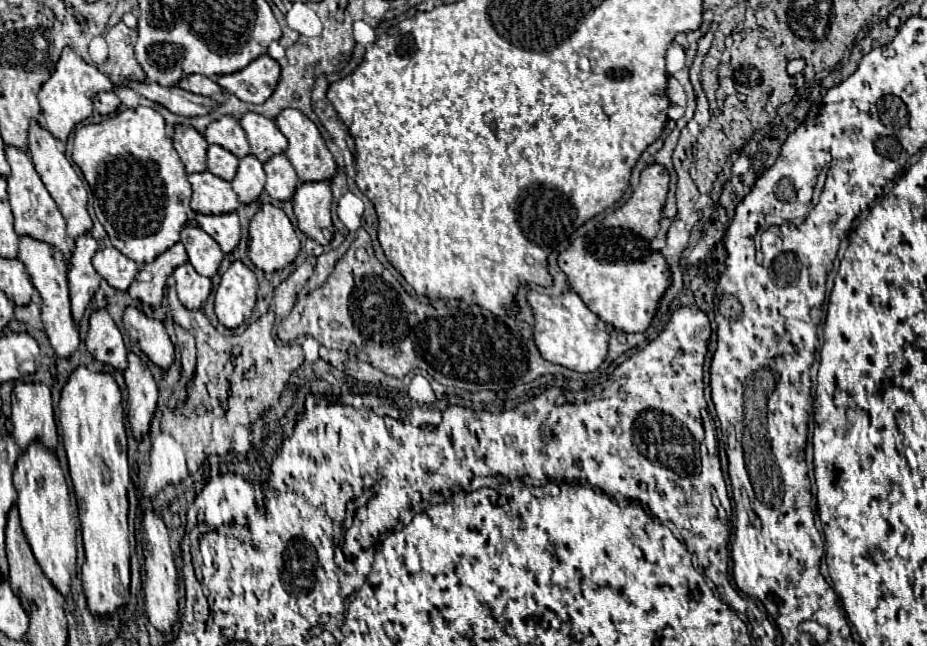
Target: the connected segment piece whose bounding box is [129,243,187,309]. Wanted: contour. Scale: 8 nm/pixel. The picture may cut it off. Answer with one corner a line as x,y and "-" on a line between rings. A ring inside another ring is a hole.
175,243
171,249
161,253
153,263
141,265
139,271
129,287
129,295
139,299
143,305
157,309
163,299
163,289
167,277
179,267
187,263
187,253
183,243

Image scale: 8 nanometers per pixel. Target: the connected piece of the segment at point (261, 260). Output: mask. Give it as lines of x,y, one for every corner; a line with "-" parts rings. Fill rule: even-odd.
271,203
263,205
255,213
255,217
249,225
249,259
251,259
251,263
257,269
261,269
263,273
275,273
275,271
285,269
289,263
293,263
297,253
299,253
299,239
293,231
289,217
277,205
271,205

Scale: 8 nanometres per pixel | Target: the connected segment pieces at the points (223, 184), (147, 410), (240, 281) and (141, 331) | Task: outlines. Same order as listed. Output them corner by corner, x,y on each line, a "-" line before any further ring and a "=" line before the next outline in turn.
209,171
195,173
187,177
193,195
191,195
191,211
201,213
201,215
223,215
223,213
233,213
239,207
237,195
231,189
231,183
219,179
217,175
211,175
=
129,353
129,367
125,371
127,383
127,419
135,439
143,439
149,433
149,425
157,407
157,383
153,381
147,365
=
233,261
215,293
215,315
219,323
227,329
243,325
255,307
255,291
255,273
241,261
=
129,307
123,315
123,325
125,325
127,333
135,331
139,349
151,359
153,365
161,367
163,371
171,369
171,365
175,361
175,353
173,353
173,343
167,335
163,323
145,317
135,307

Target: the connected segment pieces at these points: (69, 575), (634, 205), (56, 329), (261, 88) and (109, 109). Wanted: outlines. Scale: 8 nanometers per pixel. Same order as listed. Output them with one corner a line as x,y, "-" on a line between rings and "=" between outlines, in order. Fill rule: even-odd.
39,441
31,443
27,453
23,453
17,459
13,483
19,493
17,509
21,515
21,527
29,541
29,547
45,577
55,585
55,589
63,597
67,597
72,578
77,574
75,540
79,522
71,506
67,481
55,453
45,449
=
653,163
641,173
639,187
631,195
631,199
609,213
603,219
605,227
621,227
635,231
645,239
653,239
659,231
661,211
669,193
669,173
665,167
=
29,237
19,239
19,261
25,265
33,287
41,295
41,317
45,325
45,333
49,337
49,343
57,357
69,359
77,347
79,347
79,331
71,319
71,307
69,307
69,287
67,287
67,265
65,259
55,247
47,243
39,243
=
261,55
245,69
217,77
217,83
247,103
265,103
275,91
281,77
281,67
269,55
=
107,91
107,93
99,93
99,95
95,95
93,103
95,103
95,109
97,109
103,117
115,113
115,111
119,109
119,105
121,105
119,97
117,97
113,91

